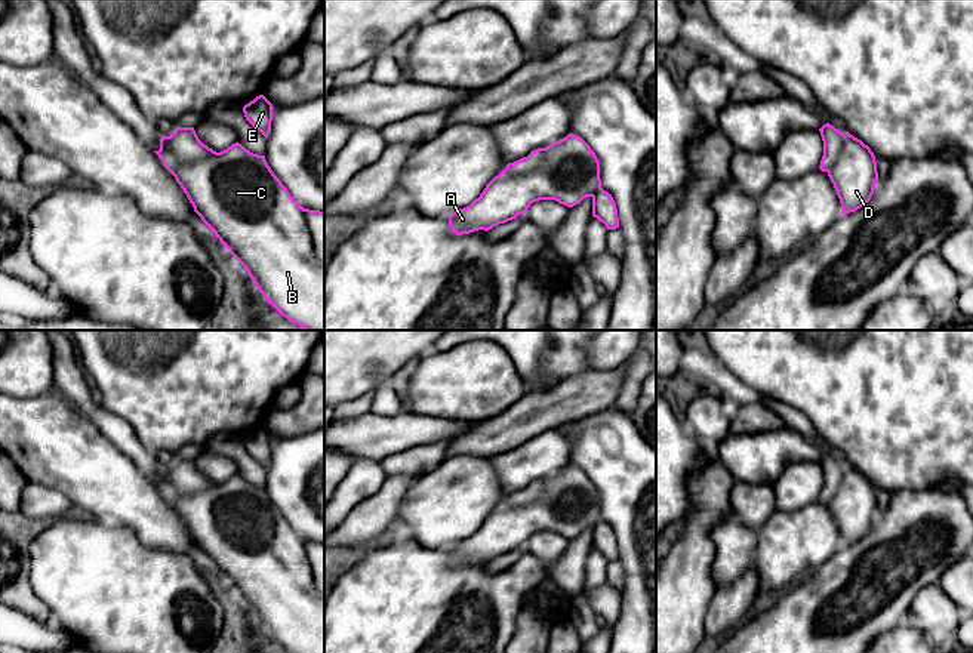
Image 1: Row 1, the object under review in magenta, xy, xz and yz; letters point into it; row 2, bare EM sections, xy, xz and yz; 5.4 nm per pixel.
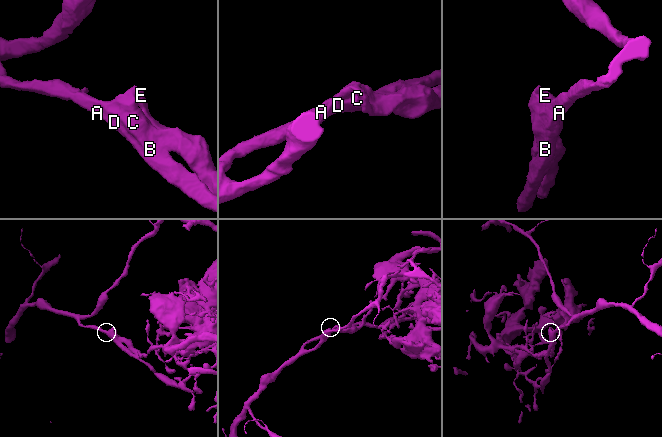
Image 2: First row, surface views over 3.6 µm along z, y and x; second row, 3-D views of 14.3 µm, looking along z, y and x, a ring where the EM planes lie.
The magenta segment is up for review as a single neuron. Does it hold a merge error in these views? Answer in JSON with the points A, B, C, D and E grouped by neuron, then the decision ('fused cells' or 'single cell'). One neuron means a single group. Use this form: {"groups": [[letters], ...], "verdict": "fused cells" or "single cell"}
{"groups": [["A", "B", "C", "D"], ["E"]], "verdict": "fused cells"}

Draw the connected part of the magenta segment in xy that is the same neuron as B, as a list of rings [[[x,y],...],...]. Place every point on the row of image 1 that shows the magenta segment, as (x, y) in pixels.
[[[161,136],[160,150],[154,153],[175,176],[194,212],[244,267],[264,298],[290,323],[305,330],[324,330],[324,267],[315,256],[305,209],[274,175],[265,155],[235,142],[213,155],[175,163],[169,136]]]

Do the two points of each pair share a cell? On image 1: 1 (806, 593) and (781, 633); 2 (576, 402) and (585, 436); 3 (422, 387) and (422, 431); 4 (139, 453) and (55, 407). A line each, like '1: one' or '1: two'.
1: one
2: two
3: two
4: two

